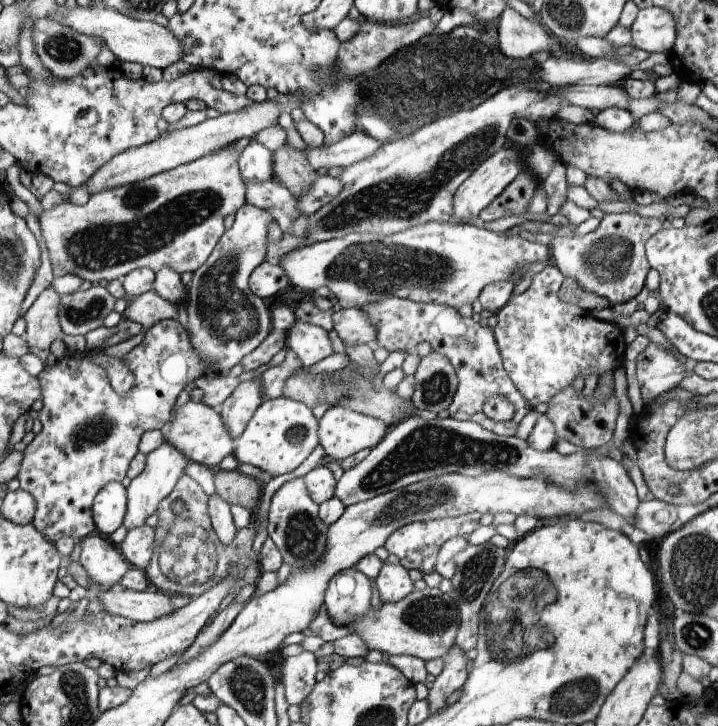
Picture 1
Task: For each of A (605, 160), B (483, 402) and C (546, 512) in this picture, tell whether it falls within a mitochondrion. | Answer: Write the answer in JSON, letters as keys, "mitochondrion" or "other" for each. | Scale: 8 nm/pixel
{"A":"other","B":"other","C":"other"}

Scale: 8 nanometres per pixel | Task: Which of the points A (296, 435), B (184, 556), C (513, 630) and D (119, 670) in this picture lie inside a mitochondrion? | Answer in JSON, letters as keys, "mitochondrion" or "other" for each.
{"A":"mitochondrion","B":"mitochondrion","C":"mitochondrion","D":"other"}

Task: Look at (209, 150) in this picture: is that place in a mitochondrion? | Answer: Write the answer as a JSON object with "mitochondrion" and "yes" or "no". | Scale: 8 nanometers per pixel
{"mitochondrion":"no"}

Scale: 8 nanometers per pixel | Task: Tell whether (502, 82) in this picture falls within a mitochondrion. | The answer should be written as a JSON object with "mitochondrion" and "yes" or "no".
{"mitochondrion":"no"}

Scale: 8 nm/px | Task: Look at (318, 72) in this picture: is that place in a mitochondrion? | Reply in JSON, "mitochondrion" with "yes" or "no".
{"mitochondrion":"yes"}

